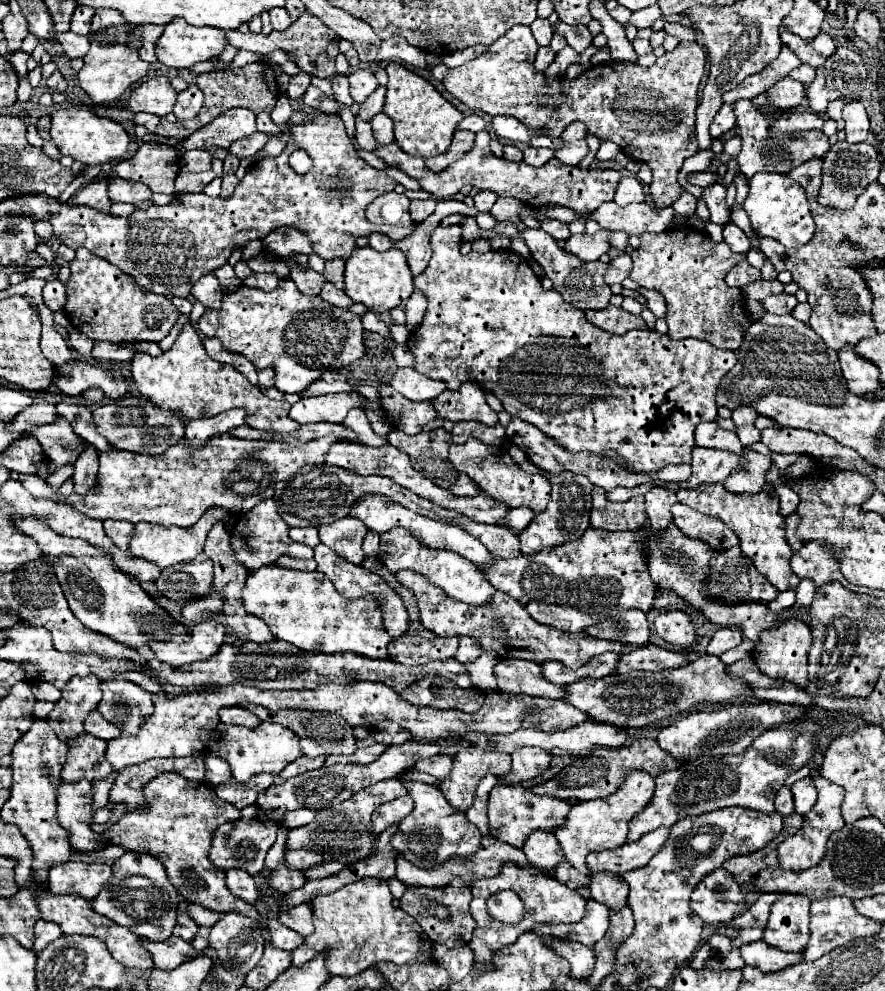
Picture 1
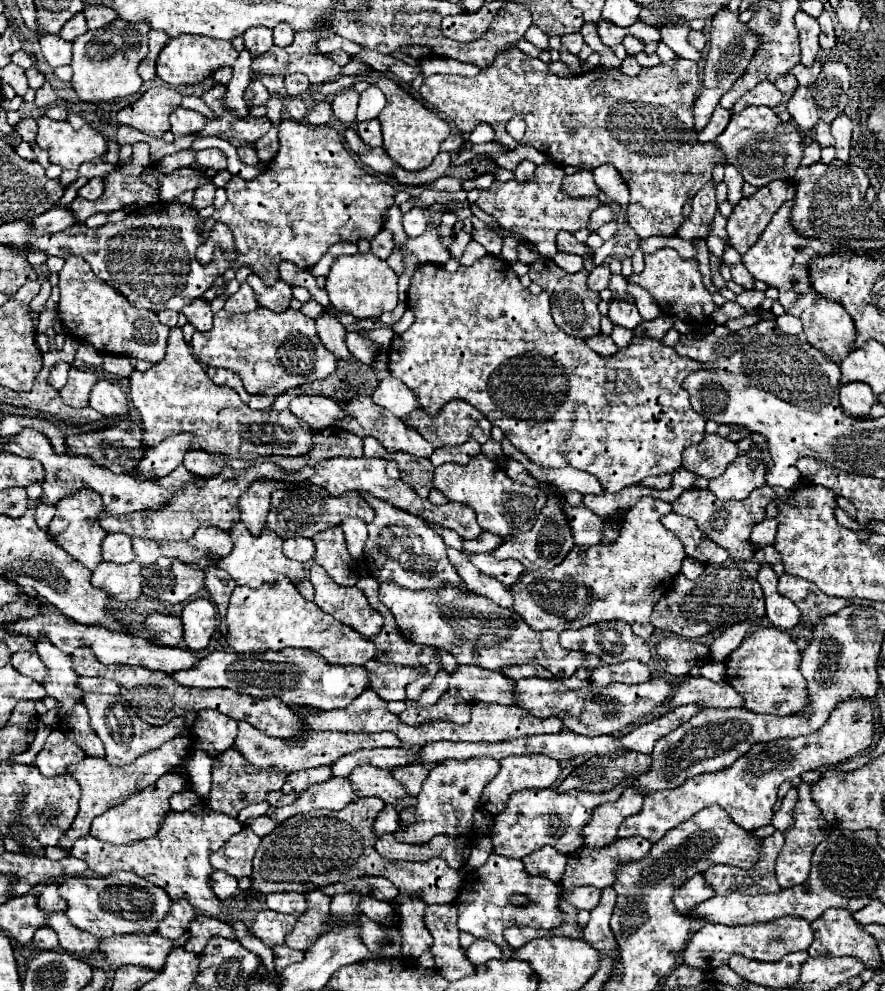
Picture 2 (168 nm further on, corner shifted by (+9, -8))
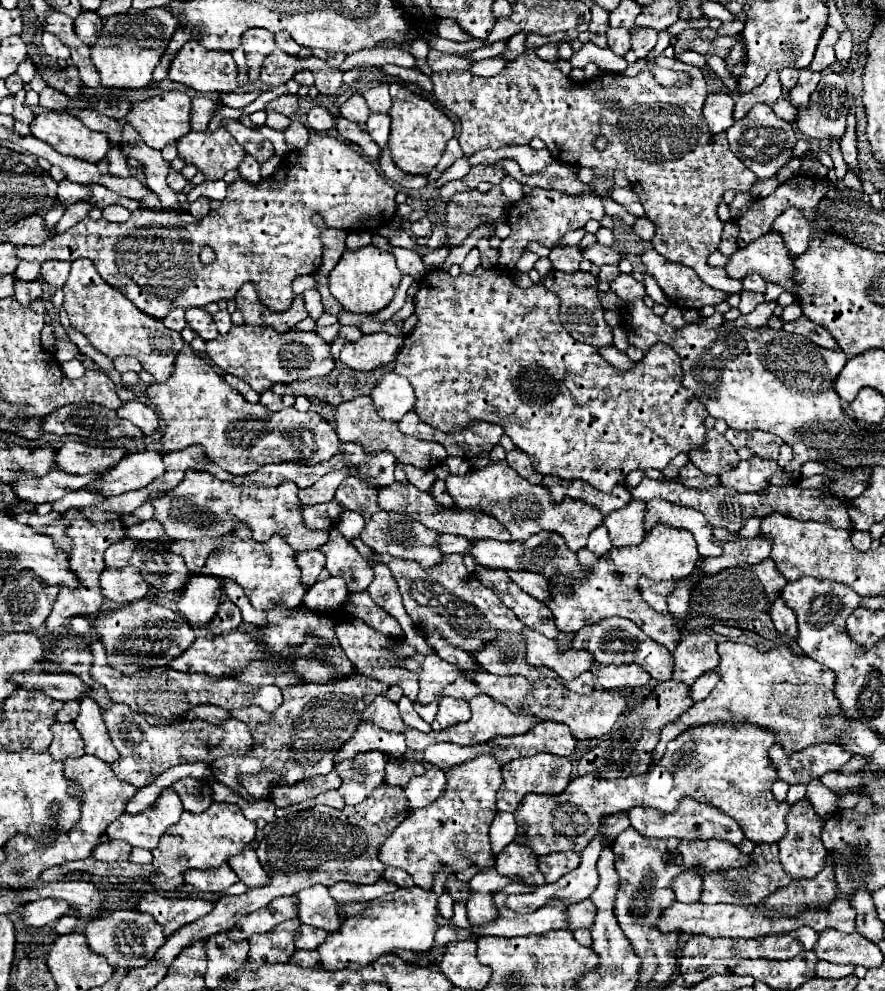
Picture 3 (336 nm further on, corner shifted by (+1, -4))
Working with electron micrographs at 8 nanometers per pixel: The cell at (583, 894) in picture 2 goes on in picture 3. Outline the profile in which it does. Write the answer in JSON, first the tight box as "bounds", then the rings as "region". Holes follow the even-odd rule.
{"bounds":[570,898,596,930],"region":[[[588,898],[588,900],[582,900],[580,904],[574,904],[570,910],[570,930],[576,930],[576,928],[590,928],[592,926],[592,920],[596,916],[596,906],[594,902]]]}

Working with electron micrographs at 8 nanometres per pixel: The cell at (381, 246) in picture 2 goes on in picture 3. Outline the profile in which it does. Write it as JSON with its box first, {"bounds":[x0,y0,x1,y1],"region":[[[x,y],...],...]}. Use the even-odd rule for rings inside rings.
{"bounds":[390,246,424,278],"region":[[[392,246],[390,250],[396,258],[396,264],[400,268],[402,274],[412,274],[416,278],[424,276],[424,264],[422,264],[422,258],[412,252],[412,250],[406,250],[406,248],[400,248],[400,246]]]}

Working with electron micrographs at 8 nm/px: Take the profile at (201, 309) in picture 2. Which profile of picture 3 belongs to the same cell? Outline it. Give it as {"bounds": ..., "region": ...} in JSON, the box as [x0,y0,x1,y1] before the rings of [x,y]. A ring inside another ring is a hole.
{"bounds":[186,308,218,340],"region":[[[188,308],[186,310],[186,322],[192,330],[198,332],[204,340],[212,340],[218,336],[218,328],[214,318],[204,308]]]}

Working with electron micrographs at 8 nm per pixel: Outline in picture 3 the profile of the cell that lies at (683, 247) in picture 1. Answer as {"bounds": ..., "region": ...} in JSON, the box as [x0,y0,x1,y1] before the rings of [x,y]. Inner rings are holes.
{"bounds":[640,250,726,310],"region":[[[648,250],[640,258],[646,270],[656,278],[658,286],[662,288],[672,306],[678,306],[682,310],[700,310],[706,304],[716,306],[726,300],[726,292],[714,290],[708,284],[704,284],[694,268],[670,262],[656,250]]]}

